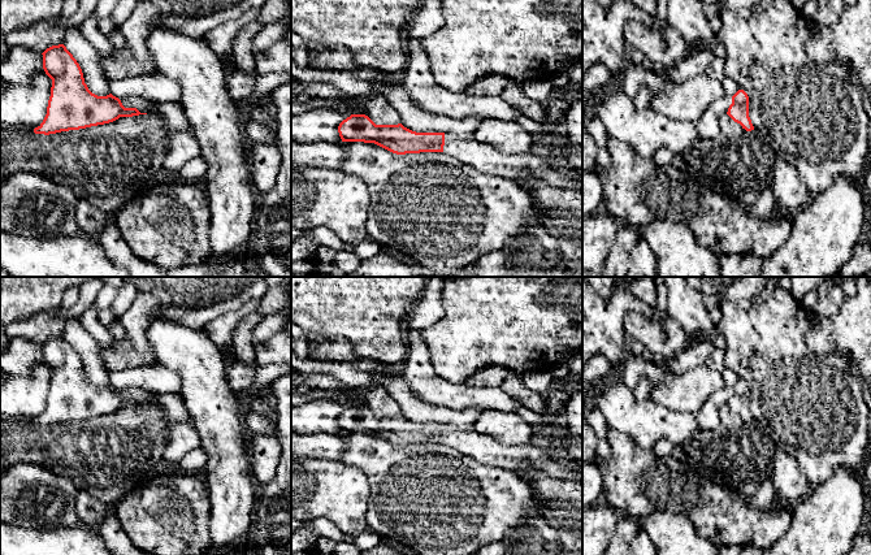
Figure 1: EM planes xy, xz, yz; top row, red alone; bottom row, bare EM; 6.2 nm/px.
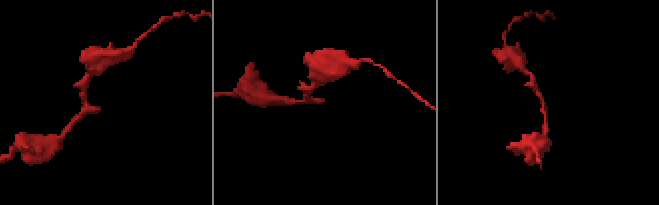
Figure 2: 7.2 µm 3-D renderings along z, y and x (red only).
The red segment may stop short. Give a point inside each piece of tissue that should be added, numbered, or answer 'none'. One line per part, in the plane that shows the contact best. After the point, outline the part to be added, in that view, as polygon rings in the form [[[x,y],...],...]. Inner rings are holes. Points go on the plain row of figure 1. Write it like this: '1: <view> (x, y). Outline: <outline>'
1: xz (485, 450). Outline: [[[445,424],[442,445],[474,459],[480,464],[510,471],[519,469],[526,464],[549,477],[571,480],[582,485],[582,469],[562,461],[556,456],[547,456],[532,443],[508,446],[473,430],[464,432]]]

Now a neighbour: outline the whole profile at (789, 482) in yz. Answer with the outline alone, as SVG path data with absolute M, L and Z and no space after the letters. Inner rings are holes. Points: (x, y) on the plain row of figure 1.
M779 448L775 452L771 478L776 494L784 499L785 504L794 506L812 493L812 487L801 472L797 460Z

